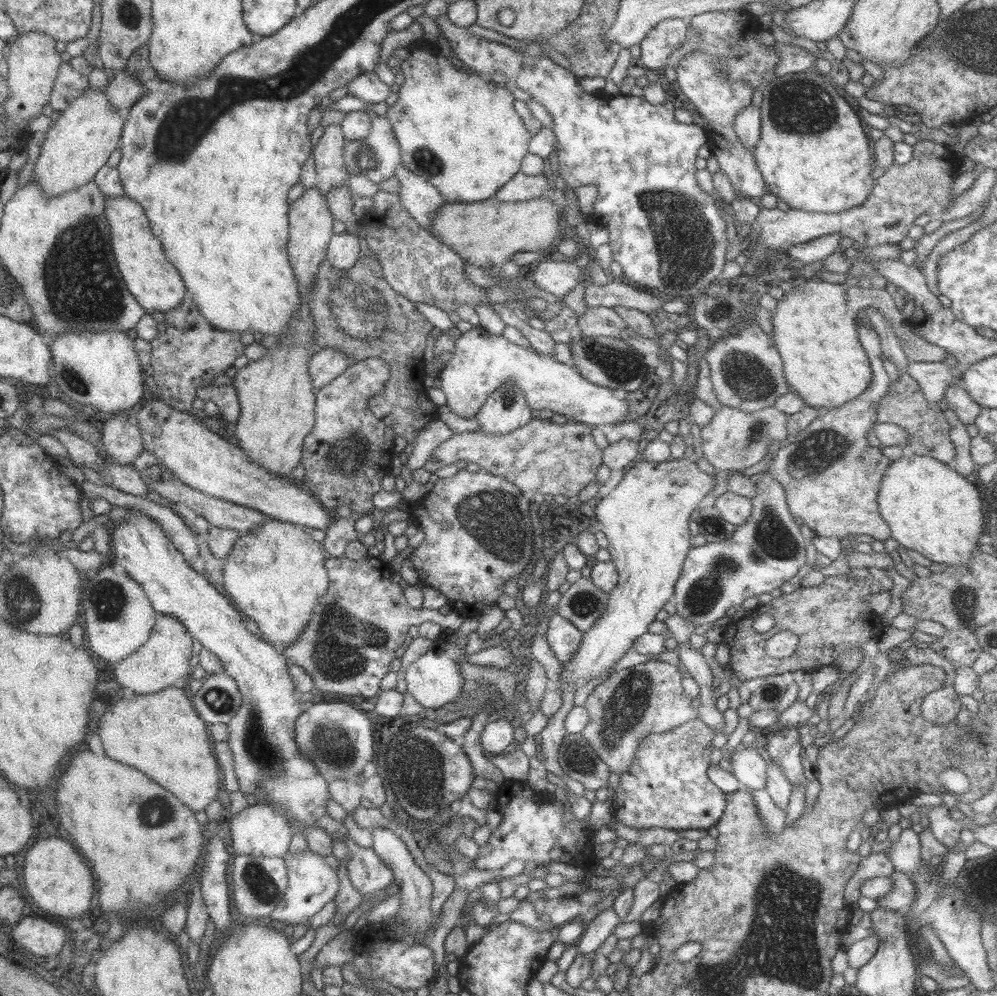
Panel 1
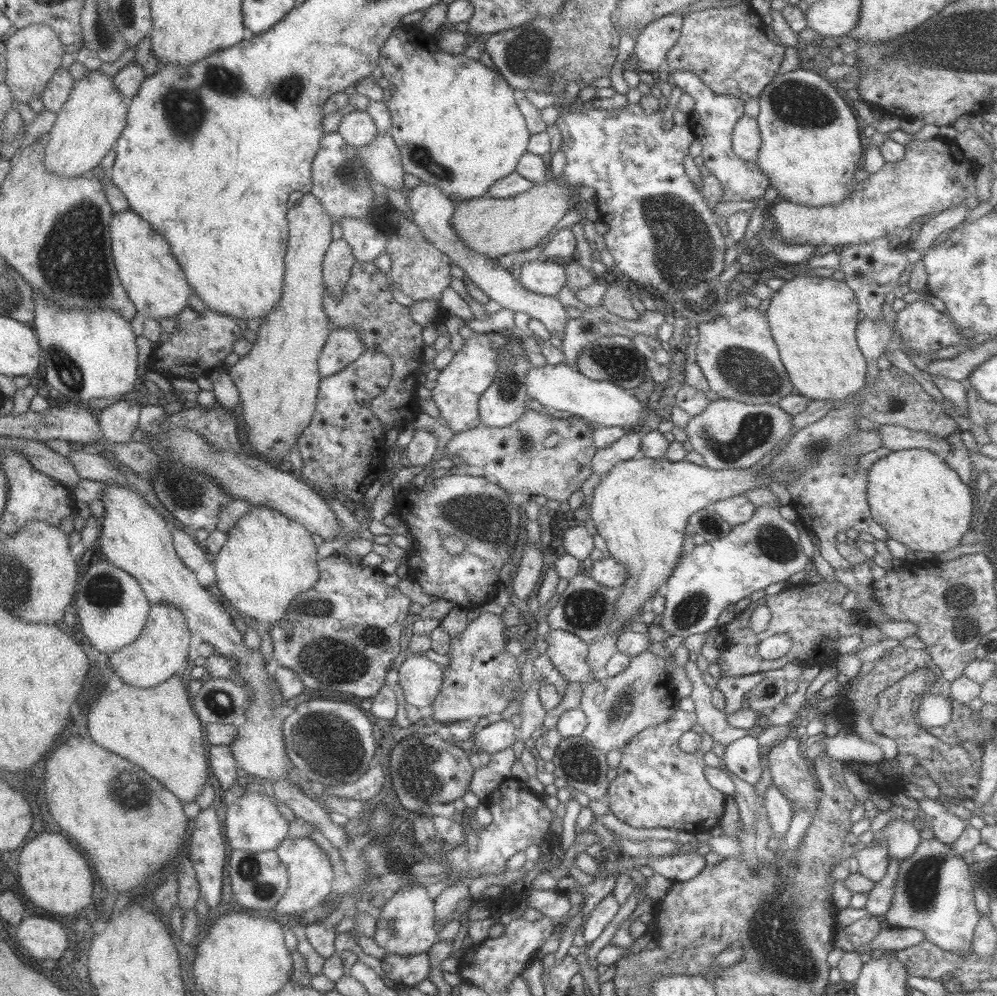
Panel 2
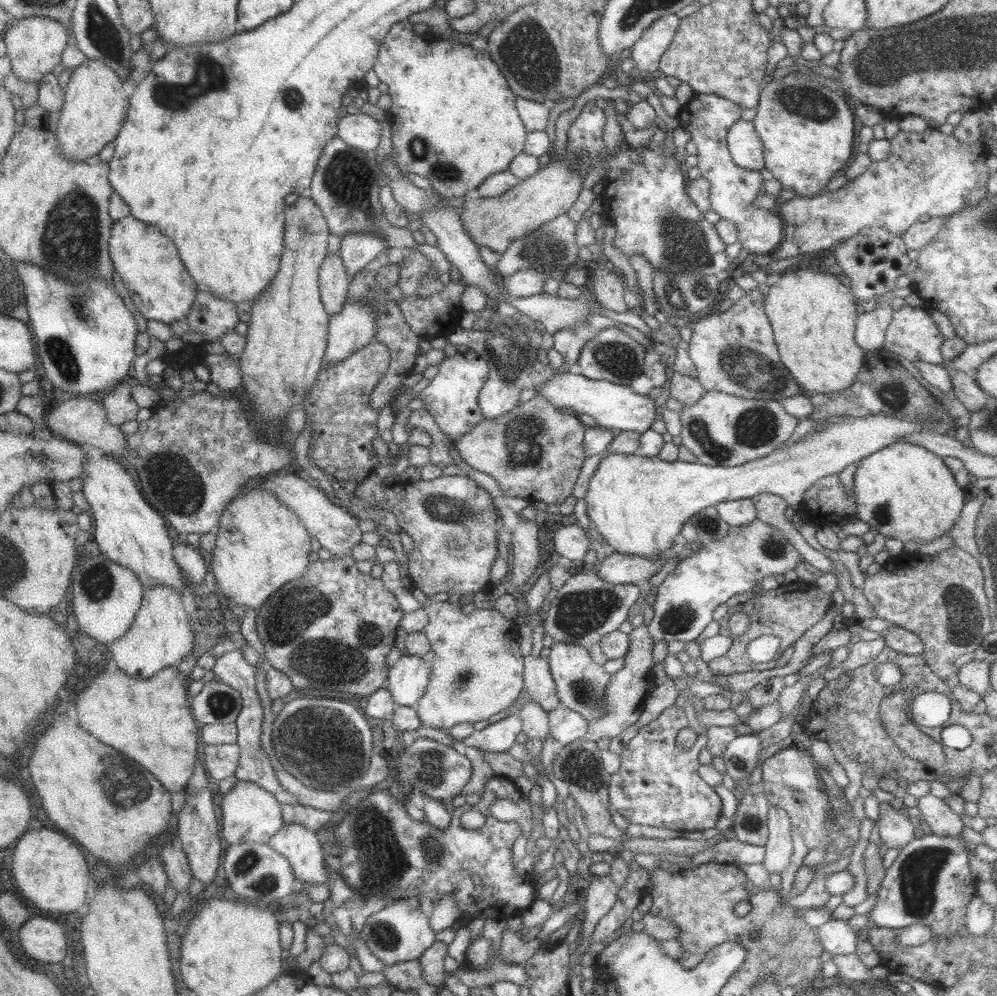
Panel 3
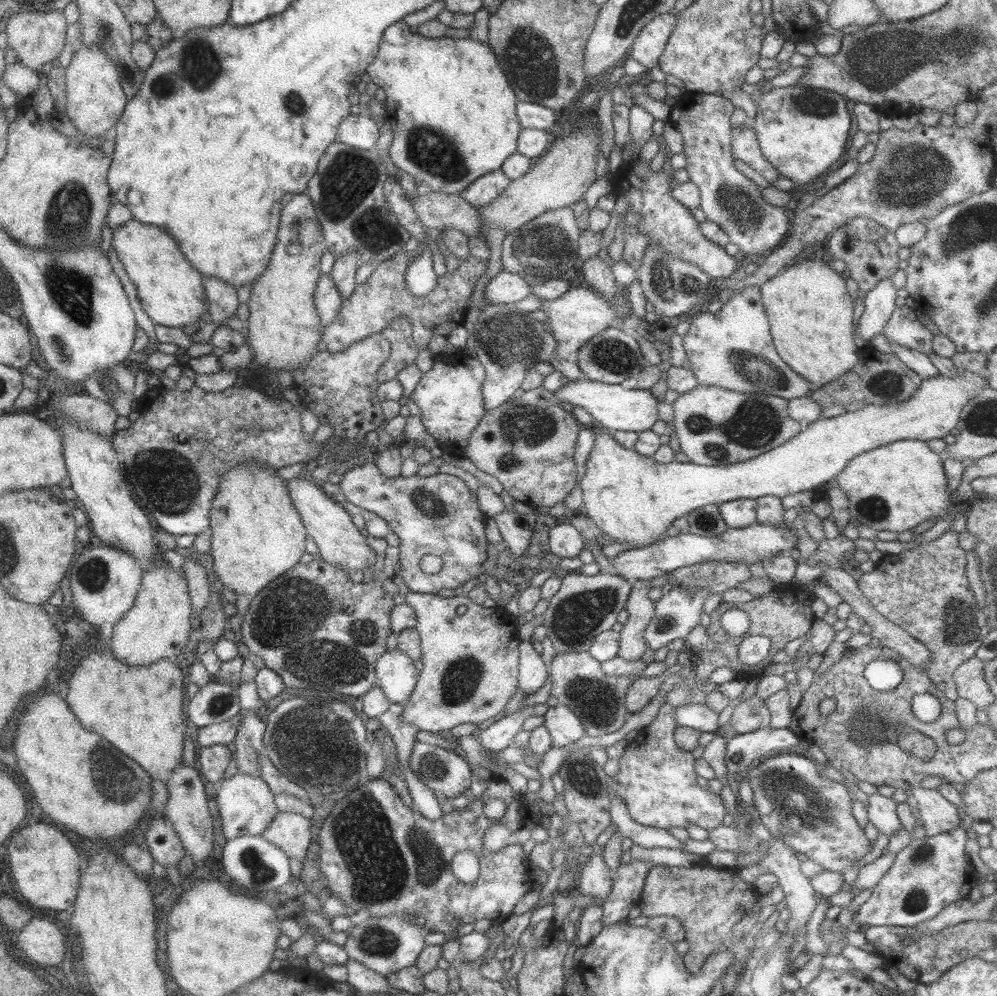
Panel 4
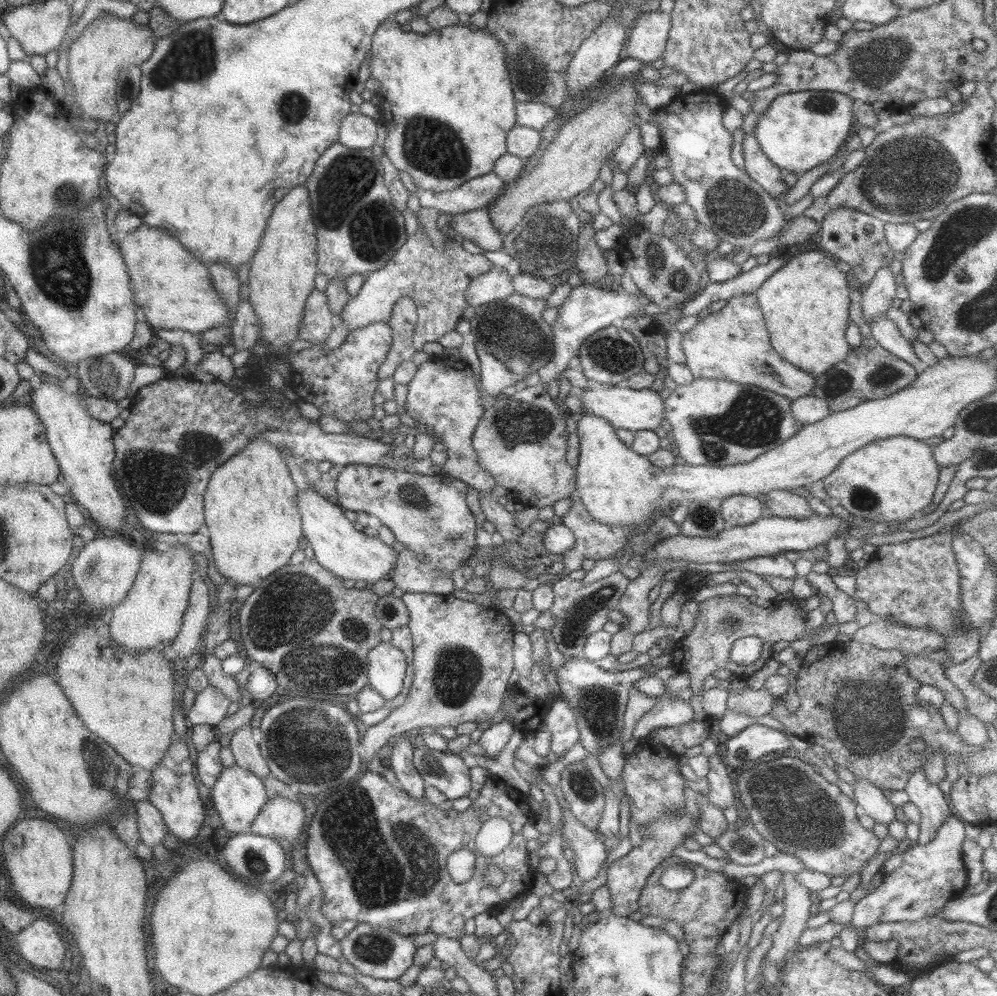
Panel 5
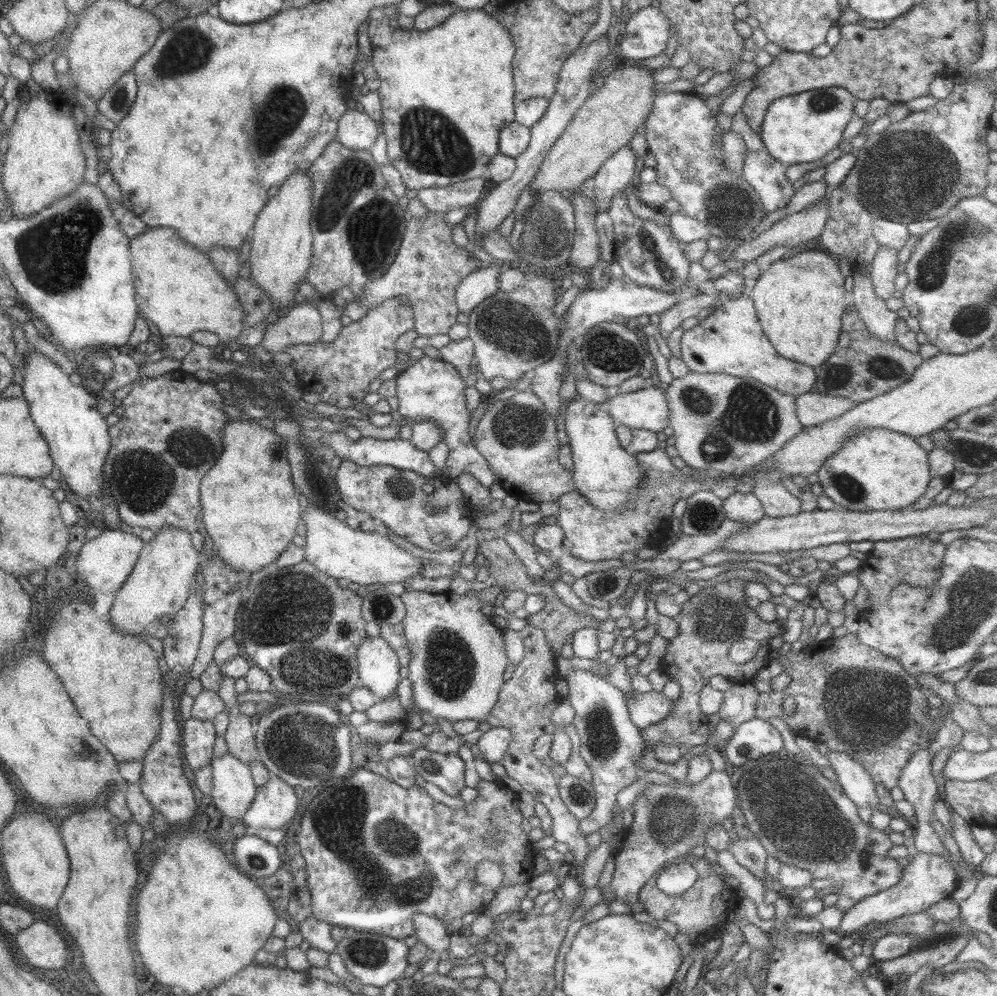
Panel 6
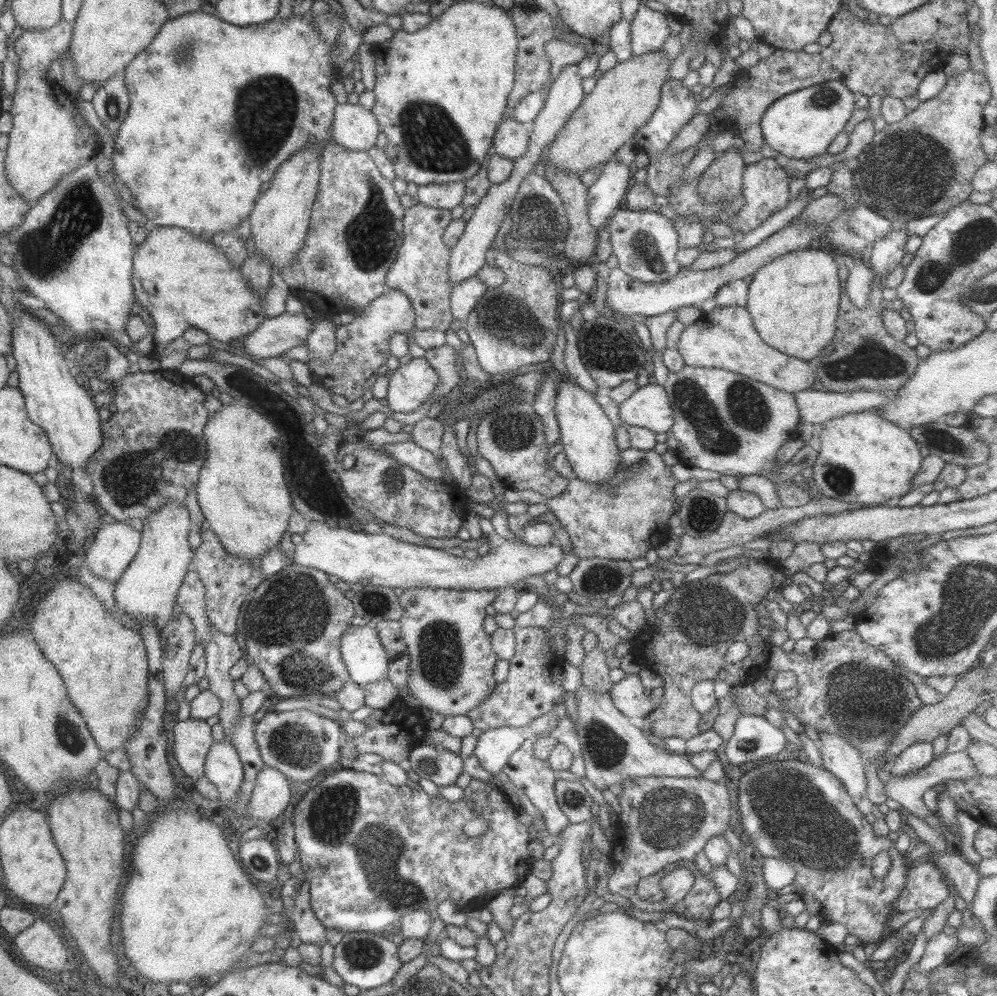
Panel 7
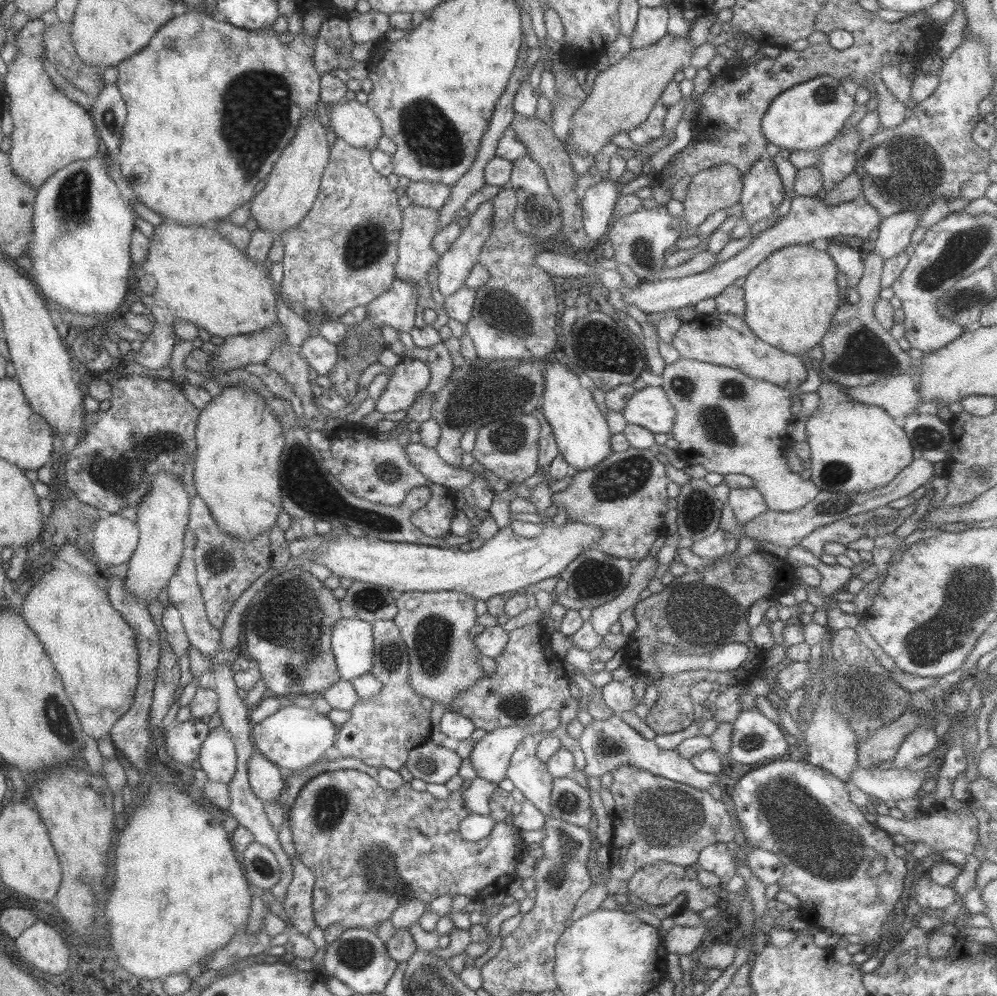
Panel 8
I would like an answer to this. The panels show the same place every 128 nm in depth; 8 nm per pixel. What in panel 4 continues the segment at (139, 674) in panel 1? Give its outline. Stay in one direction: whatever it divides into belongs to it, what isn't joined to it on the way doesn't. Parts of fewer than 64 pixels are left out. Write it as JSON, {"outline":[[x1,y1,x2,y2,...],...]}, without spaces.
{"outline":[[160,562,144,572,132,608,113,626,110,642,113,657,128,666,148,666,159,660,176,661,192,630,191,600,182,570,170,570]]}

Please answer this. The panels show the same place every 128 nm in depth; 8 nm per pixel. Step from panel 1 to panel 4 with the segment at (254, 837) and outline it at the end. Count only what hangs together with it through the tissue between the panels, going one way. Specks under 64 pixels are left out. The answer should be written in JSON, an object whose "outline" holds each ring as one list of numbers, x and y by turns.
{"outline":[[241,772,228,779,222,779,216,785,216,802,222,820,222,832,228,840,238,836,260,836,279,813,275,796,269,786,260,777,248,776]]}

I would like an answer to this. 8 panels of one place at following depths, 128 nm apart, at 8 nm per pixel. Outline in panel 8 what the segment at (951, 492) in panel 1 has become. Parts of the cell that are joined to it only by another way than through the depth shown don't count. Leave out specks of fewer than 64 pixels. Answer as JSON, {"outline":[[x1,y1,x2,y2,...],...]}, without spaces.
{"outline":[[823,380,816,394,821,405,806,423,806,442,811,450,810,481,820,491,849,496,882,489,913,462,914,450,906,431,885,410,844,399,849,398,847,389,835,382]]}

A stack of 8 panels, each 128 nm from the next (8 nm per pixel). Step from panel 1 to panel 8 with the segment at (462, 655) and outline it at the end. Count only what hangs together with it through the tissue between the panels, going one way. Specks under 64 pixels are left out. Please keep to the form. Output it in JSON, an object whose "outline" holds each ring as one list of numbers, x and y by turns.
{"outline":[[357,616,341,618,333,626,331,649,340,678,354,680,373,669,375,650,372,625]]}

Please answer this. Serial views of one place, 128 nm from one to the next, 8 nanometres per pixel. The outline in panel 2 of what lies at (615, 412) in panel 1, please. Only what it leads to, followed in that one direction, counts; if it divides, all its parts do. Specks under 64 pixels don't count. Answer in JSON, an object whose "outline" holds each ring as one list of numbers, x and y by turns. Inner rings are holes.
{"outline":[[472,333,462,349,455,353,450,363,437,376,437,385,432,392,440,416,447,422,446,427,455,434,460,434,479,426,479,398,494,382,499,372,497,350,487,334],[562,362,557,365,546,363,539,367,527,370,525,385,527,396,540,402,549,411,562,410,568,412,570,417,580,418,591,425,599,427,632,429,642,420,644,403,629,390,616,386,611,382,592,380,580,371]]}

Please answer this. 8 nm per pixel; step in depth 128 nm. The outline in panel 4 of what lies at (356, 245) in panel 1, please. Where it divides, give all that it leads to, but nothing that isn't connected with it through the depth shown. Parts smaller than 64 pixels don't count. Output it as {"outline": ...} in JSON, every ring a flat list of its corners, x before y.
{"outline":[[329,274,321,275,317,280,314,291,314,304,323,330,329,322,332,322,338,316,342,301,342,295,339,293,332,277]]}

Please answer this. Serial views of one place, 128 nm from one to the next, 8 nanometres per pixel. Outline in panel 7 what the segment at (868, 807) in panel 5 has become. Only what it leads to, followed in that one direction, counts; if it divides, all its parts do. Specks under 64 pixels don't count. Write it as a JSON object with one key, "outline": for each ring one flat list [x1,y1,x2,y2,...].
{"outline":[[818,733,816,742,823,762,823,768,831,772,844,785,854,803,865,798,867,791,866,762,843,736]]}

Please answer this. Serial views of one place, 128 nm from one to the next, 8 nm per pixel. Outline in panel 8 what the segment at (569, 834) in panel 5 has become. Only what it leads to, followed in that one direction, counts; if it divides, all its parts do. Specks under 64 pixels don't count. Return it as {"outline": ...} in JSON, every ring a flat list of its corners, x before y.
{"outline":[[542,623,528,624,511,630,504,652,501,652,498,658,494,658,496,671,492,677,484,674,472,688,459,694,449,709,468,718,475,728,486,732,512,726,524,728,546,710,559,713,560,725,556,729,547,734,544,732,531,734,520,741,505,772,505,778,512,780,514,786,544,814,545,818,552,817,551,786,554,778,548,772,547,764,536,756,538,743,547,735,558,738,562,747,573,752,575,775,581,775,585,767,585,756,578,741,570,738,567,733,568,724,577,719,578,701,570,695,569,668,564,658,552,650,551,637]]}

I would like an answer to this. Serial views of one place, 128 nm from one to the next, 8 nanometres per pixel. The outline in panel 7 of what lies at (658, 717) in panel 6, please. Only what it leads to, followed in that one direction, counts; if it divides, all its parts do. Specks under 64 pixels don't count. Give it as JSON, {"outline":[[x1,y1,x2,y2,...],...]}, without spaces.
{"outline":[[638,673,629,674,611,687,614,706,627,718,646,719,655,710,660,699,646,694]]}

